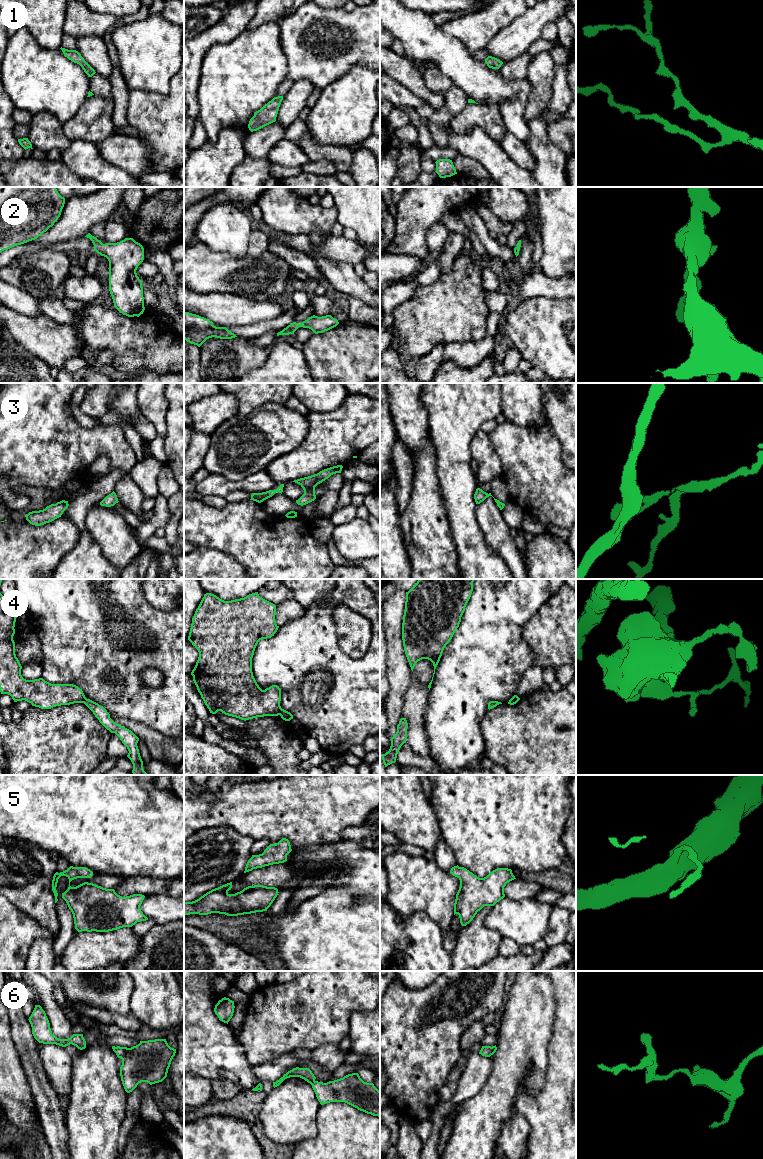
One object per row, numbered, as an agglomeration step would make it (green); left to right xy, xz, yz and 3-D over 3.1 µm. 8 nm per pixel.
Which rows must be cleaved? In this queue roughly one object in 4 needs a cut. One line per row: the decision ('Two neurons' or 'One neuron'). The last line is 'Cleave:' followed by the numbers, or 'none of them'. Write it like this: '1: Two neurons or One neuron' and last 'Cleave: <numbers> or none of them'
1: One neuron
2: One neuron
3: One neuron
4: Two neurons
5: One neuron
6: One neuron
Cleave: 4

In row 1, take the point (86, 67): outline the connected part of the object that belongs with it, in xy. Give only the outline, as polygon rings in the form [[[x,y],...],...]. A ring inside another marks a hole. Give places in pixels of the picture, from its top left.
[[[60,48],[65,57],[74,63],[79,64],[88,77],[92,77],[96,72],[95,70],[84,60],[81,54],[76,50],[68,50],[65,48]]]

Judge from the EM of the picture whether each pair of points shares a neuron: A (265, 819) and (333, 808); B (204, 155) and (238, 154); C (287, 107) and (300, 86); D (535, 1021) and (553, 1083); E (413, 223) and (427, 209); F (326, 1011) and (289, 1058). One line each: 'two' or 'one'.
A: one
B: one
C: one
D: two
E: one
F: two

